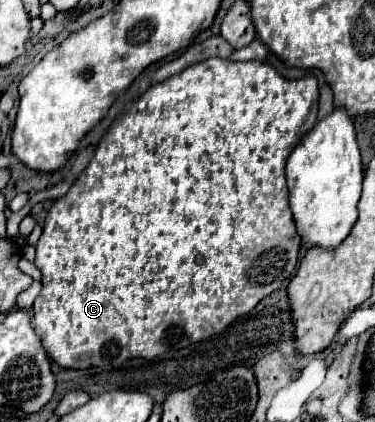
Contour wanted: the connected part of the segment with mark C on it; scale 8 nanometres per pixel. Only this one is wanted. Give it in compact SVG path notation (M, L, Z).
M208 58L150 86L138 100L134 100L130 112L120 114L96 144L90 164L82 170L68 194L58 198L46 214L44 230L36 244L34 262L42 272L42 292L32 306L32 324L48 356L62 368L90 368L108 364L120 366L128 358L150 360L172 348L188 346L222 332L232 320L248 314L264 296L272 294L286 278L290 278L298 264L300 234L296 232L288 204L284 166L290 152L298 144L298 138L314 126L316 112L318 82L312 74L298 80L288 80L280 76L272 64L258 60L234 62L224 58Z

